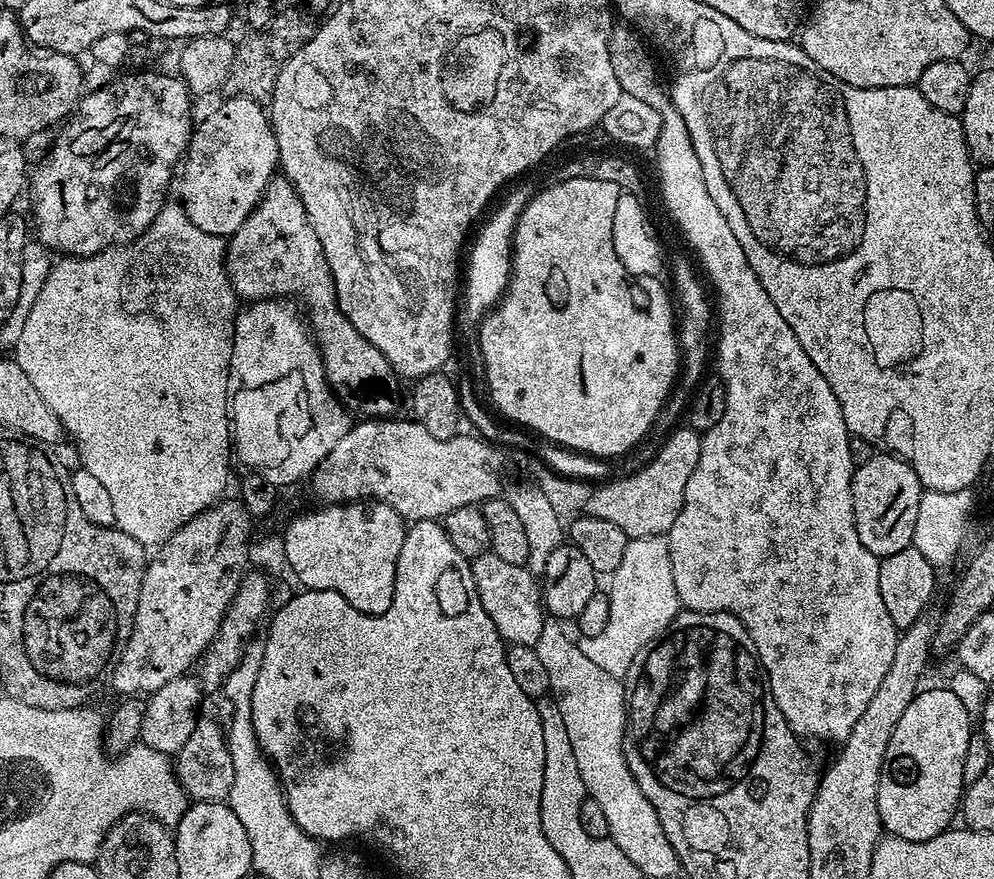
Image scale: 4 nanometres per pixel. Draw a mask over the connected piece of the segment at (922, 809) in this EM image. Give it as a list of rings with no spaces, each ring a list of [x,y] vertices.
[[[921,690],[916,693],[902,716],[898,718],[894,734],[890,734],[890,744],[886,746],[882,762],[882,774],[878,786],[878,814],[885,833],[906,838],[910,842],[922,842],[949,831],[953,823],[952,811],[955,808],[957,811],[966,787],[962,762],[966,762],[966,746],[970,746],[973,731],[973,717],[966,710],[966,706],[958,702],[958,697],[953,692]]]

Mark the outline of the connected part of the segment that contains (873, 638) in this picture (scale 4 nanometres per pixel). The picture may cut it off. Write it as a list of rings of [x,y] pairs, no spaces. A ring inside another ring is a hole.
[[[613,27],[608,39],[610,50],[610,66],[614,66],[614,78],[618,78],[618,86],[621,93],[633,95],[636,99],[651,104],[661,114],[661,132],[658,134],[654,153],[656,153],[656,172],[660,175],[660,196],[668,207],[674,223],[680,227],[682,235],[688,239],[690,247],[696,251],[695,259],[699,267],[708,271],[707,283],[714,293],[715,303],[718,305],[718,326],[720,322],[720,337],[714,340],[714,364],[720,367],[719,379],[724,385],[724,397],[726,398],[726,410],[722,410],[722,418],[716,420],[713,428],[703,433],[700,442],[700,461],[690,474],[684,491],[682,510],[678,518],[674,518],[674,526],[668,533],[666,539],[670,546],[670,566],[674,570],[674,586],[678,590],[678,598],[681,605],[689,612],[729,612],[742,621],[748,629],[750,638],[754,642],[756,651],[754,653],[766,683],[771,691],[772,697],[776,699],[778,710],[788,719],[788,725],[796,731],[797,736],[812,740],[836,740],[842,742],[854,730],[854,722],[862,718],[866,706],[870,706],[870,698],[874,698],[874,690],[882,683],[882,678],[890,670],[890,662],[894,662],[894,650],[898,639],[898,629],[891,621],[890,613],[886,610],[886,602],[882,602],[882,594],[878,590],[878,574],[880,573],[880,560],[866,546],[862,546],[862,538],[858,538],[856,519],[854,518],[854,506],[852,505],[852,474],[854,465],[850,454],[850,433],[846,422],[842,418],[842,406],[826,378],[810,362],[810,354],[802,350],[802,342],[794,338],[794,330],[778,314],[774,302],[770,302],[770,294],[762,290],[762,282],[758,282],[758,274],[746,262],[746,254],[742,246],[734,238],[734,230],[730,230],[730,222],[722,218],[722,210],[714,206],[710,194],[706,190],[706,182],[702,178],[702,170],[698,162],[698,154],[694,154],[694,146],[690,134],[686,130],[686,122],[678,114],[678,110],[669,100],[662,89],[656,85],[656,68],[644,49],[645,41],[631,27]]]

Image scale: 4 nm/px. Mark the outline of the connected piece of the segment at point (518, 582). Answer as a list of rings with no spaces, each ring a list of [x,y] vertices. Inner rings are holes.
[[[491,550],[476,557],[471,561],[471,566],[478,598],[482,598],[482,610],[490,614],[490,622],[494,622],[498,634],[509,645],[535,646],[546,619],[542,588],[537,577],[527,567],[507,563]]]

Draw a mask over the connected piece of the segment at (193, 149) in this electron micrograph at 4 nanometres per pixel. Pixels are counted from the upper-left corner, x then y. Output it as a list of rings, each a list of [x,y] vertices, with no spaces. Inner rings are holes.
[[[228,96],[205,118],[195,125],[192,140],[182,160],[184,181],[180,184],[179,199],[184,205],[186,214],[198,230],[206,230],[206,234],[230,237],[236,233],[238,226],[246,222],[246,218],[260,201],[261,194],[271,182],[278,168],[280,155],[276,149],[276,136],[272,133],[272,122],[269,113],[257,100],[248,96]]]

